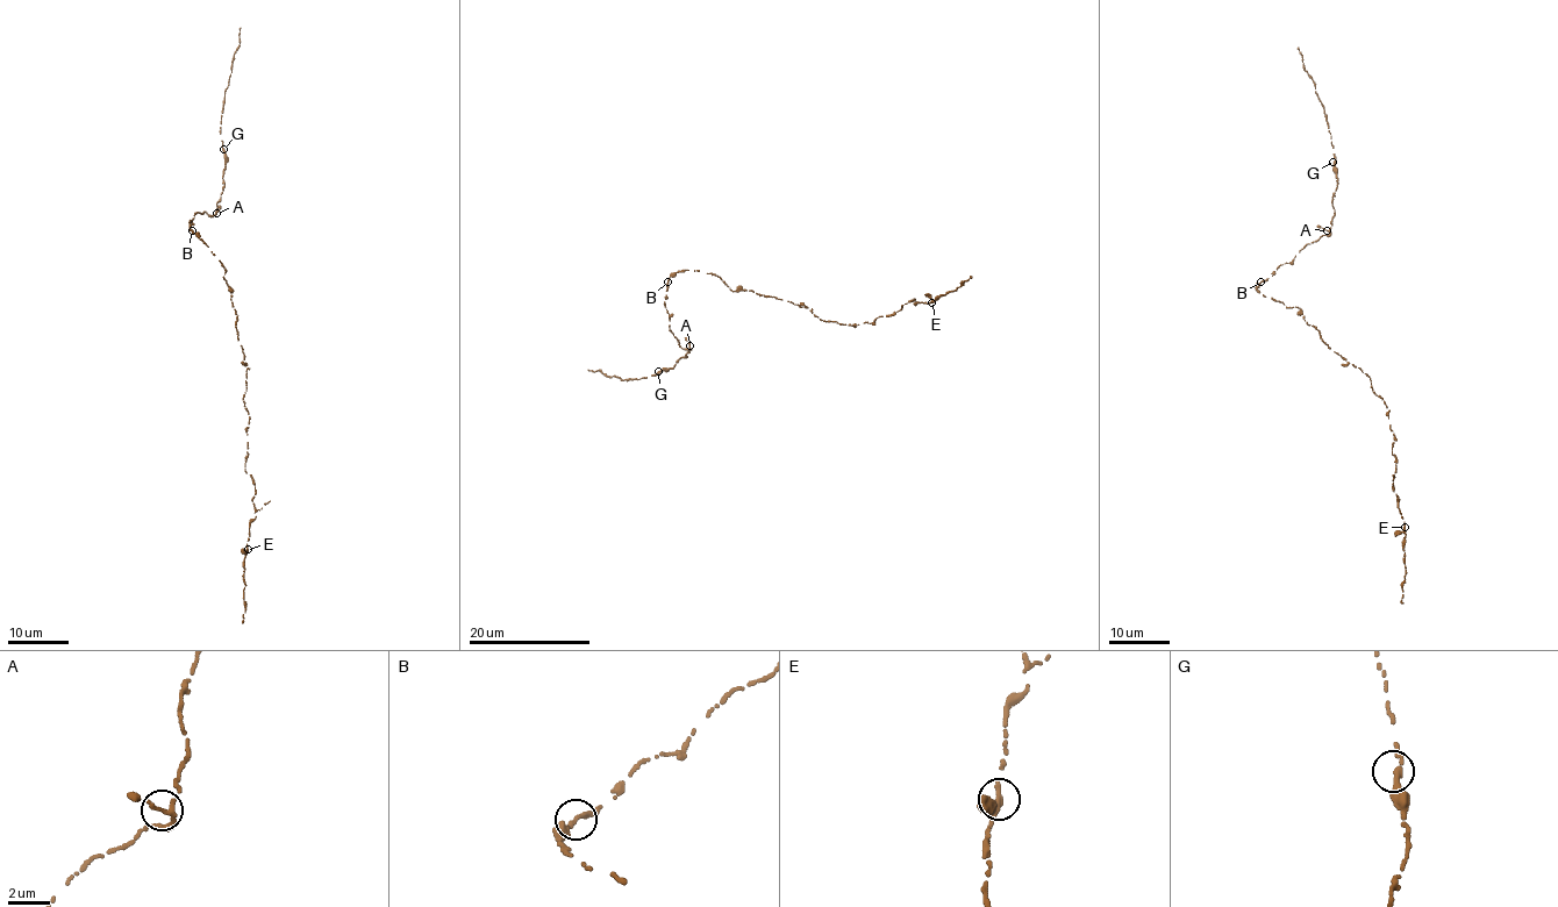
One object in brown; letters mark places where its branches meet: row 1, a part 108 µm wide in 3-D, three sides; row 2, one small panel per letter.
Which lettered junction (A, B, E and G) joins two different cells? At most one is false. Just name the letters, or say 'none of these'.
none of these

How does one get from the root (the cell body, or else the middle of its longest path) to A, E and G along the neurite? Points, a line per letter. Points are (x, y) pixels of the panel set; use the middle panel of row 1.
A: (740, 291), (698, 270), (685, 270), (669, 278), (664, 302), (670, 329), (681, 348), (690, 345)
E: (740, 291), (788, 300), (807, 307), (826, 321), (853, 327), (891, 315), (910, 300), (931, 301)
G: (740, 291), (698, 270), (669, 278), (664, 302), (670, 329), (681, 348), (690, 349), (674, 366), (658, 371)

